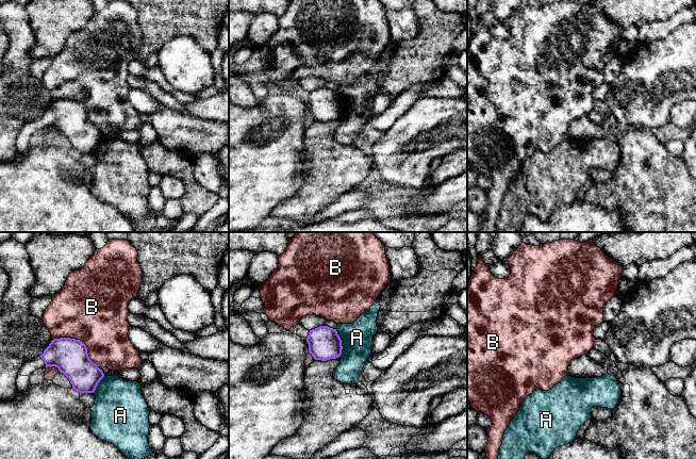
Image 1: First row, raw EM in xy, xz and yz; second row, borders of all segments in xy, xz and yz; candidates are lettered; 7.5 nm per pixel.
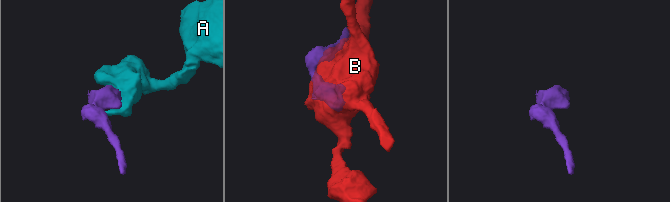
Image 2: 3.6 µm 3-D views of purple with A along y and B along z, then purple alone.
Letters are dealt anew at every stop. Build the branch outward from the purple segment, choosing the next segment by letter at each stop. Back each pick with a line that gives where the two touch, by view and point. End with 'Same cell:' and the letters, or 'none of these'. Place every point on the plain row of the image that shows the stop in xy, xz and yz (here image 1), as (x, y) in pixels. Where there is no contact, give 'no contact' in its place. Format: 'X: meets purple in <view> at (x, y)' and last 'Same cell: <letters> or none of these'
Same cell: none of these

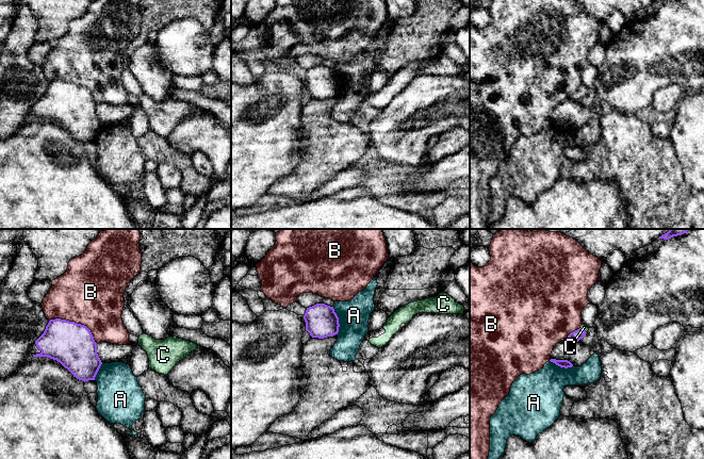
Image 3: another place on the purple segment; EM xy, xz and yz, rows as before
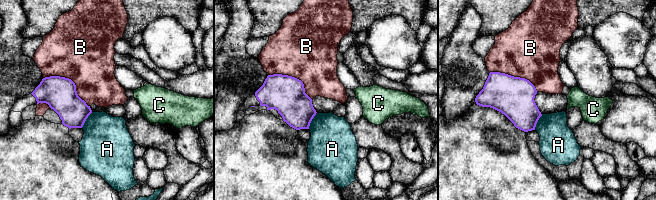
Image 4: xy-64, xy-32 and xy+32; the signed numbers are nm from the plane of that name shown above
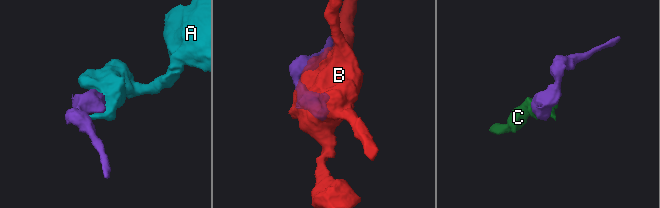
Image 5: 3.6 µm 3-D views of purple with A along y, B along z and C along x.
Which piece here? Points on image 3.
C: meets purple in yz at (584, 92)
Same cell: C

